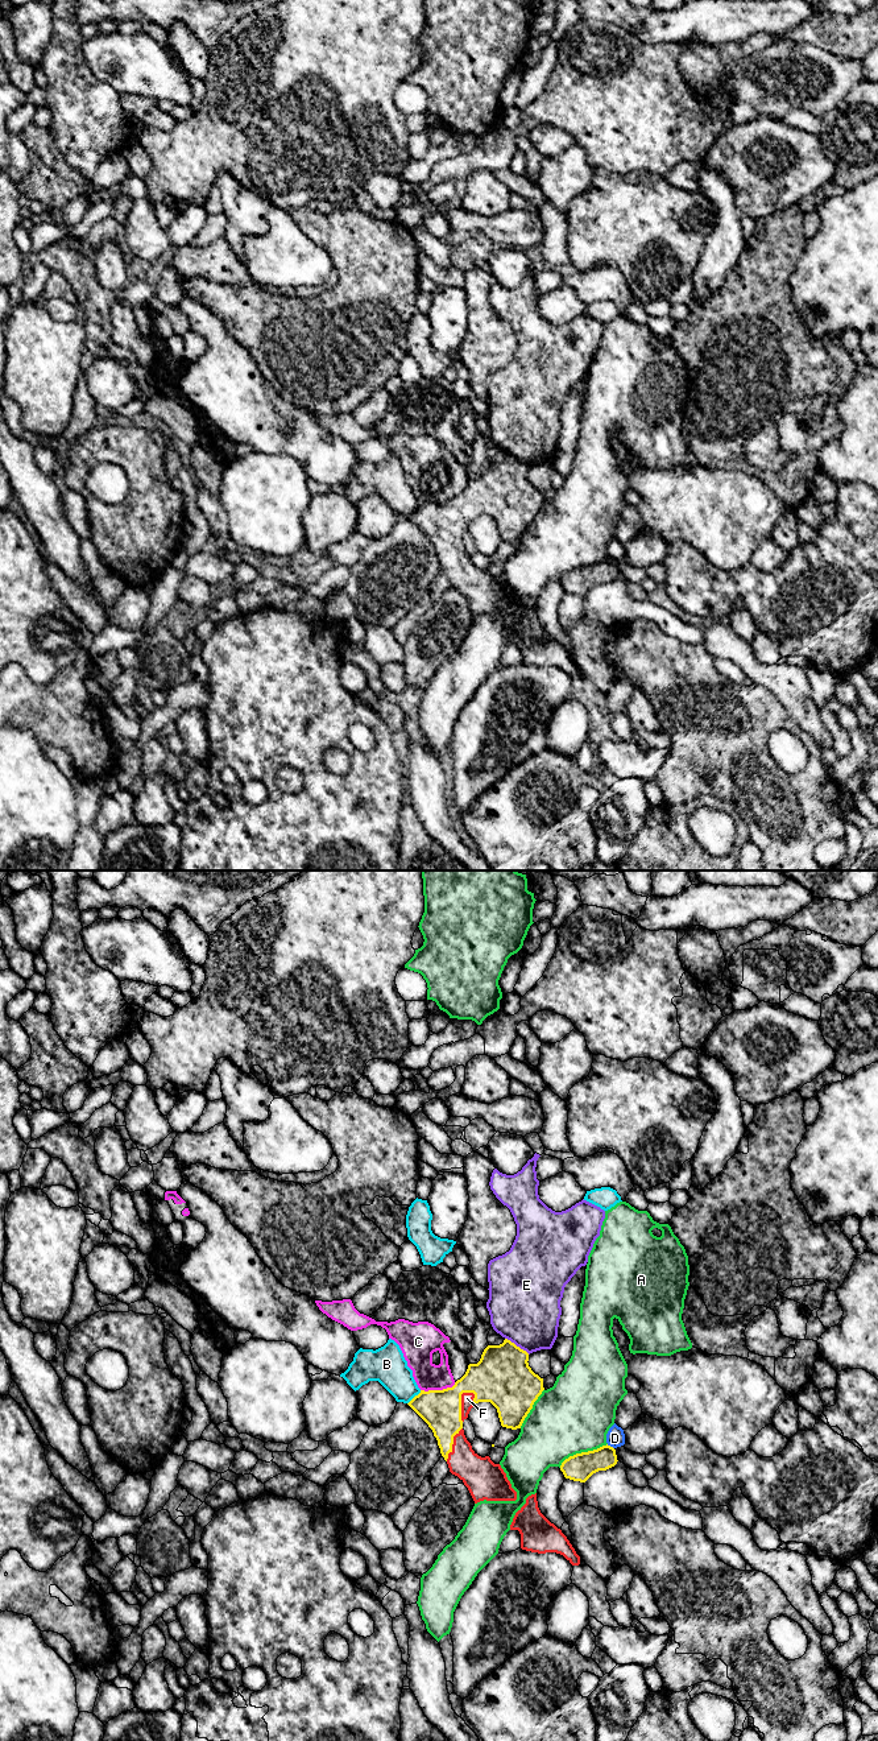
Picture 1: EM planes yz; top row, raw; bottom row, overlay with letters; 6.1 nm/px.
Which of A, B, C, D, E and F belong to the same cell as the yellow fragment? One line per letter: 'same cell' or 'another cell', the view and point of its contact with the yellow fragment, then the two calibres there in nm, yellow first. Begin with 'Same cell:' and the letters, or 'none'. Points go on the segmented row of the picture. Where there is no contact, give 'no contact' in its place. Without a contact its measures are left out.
Same cell: F
A: another cell; meets yellow in yz at (582, 1452); 170 nm thick on the yellow side, 440 nm on the other
B: another cell; meets yellow in yz at (414, 1397); 240 nm thick on the yellow side, 220 nm on the other
C: another cell; meets yellow in yz at (438, 1390); 240 nm thick on the yellow side, 160 nm on the other
D: another cell; meets yellow in yz at (609, 1446); 170 nm thick on the yellow side, 110 nm on the other
E: another cell; meets yellow in yz at (516, 1345); 340 nm thick on the yellow side, 440 nm on the other
F: same cell; meets yellow in yz at (460, 1402); 280 nm thick on the yellow side, 80 nm on the other

